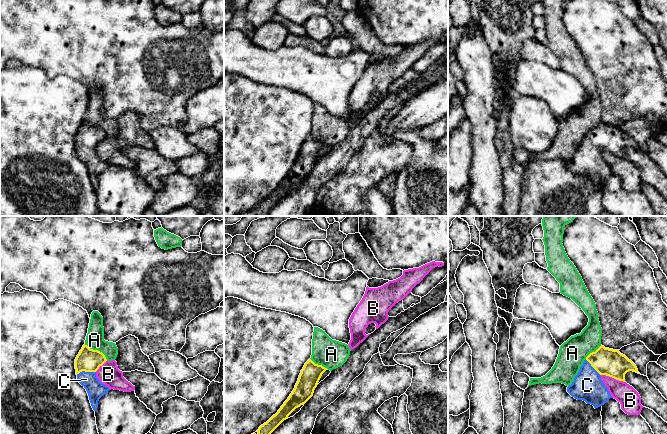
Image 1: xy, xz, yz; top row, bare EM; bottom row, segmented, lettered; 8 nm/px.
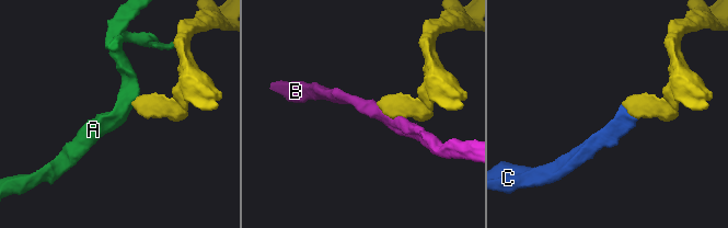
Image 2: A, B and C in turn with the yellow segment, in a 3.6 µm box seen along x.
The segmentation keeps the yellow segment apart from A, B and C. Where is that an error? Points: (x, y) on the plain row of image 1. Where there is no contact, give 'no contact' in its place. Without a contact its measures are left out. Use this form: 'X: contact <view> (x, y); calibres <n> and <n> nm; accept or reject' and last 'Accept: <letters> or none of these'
A: contact xy (97, 126); calibres 190 and 140 nm; reject
B: contact yz (613, 153); calibres 220 and 170 nm; reject
C: contact xy (85, 147); calibres 190 and 140 nm; accept
Accept: C

